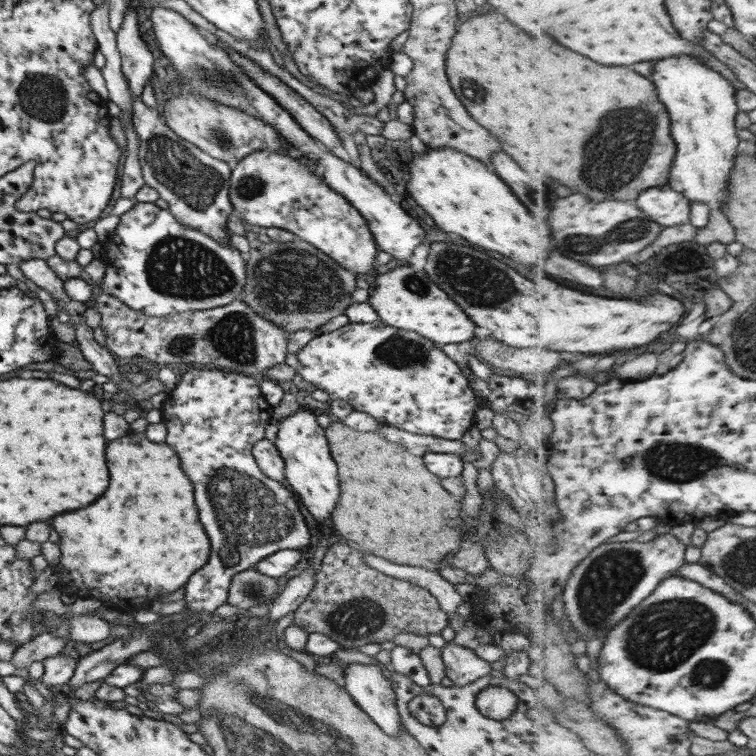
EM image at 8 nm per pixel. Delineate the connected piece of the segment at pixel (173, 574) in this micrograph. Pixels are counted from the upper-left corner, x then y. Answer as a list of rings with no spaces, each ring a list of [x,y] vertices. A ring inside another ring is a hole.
[[[128,432],[118,440],[112,440],[106,448],[106,460],[108,460],[108,470],[110,470],[110,486],[108,490],[100,496],[100,500],[96,500],[94,504],[90,504],[84,510],[78,512],[68,512],[62,516],[56,516],[52,520],[52,528],[60,534],[61,557],[59,559],[62,564],[62,569],[57,569],[56,574],[59,579],[58,585],[71,588],[80,595],[96,598],[106,602],[105,606],[128,606],[130,602],[137,608],[147,607],[149,603],[156,598],[162,597],[166,592],[173,593],[180,588],[183,588],[188,580],[197,573],[204,565],[207,564],[210,558],[210,542],[202,524],[198,522],[198,510],[194,504],[194,492],[192,492],[192,484],[190,480],[184,476],[182,468],[180,468],[180,460],[176,456],[176,452],[172,452],[172,448],[166,446],[166,442],[155,443],[146,438],[145,433]]]

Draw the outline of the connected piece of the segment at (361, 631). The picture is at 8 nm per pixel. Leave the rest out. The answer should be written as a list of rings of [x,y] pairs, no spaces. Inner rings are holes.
[[[336,539],[329,546],[322,558],[322,568],[315,572],[314,587],[310,589],[308,597],[293,611],[294,621],[292,626],[302,626],[308,634],[321,632],[334,640],[340,647],[357,650],[367,644],[392,641],[394,636],[409,632],[418,636],[430,636],[440,634],[446,626],[449,626],[448,614],[446,614],[438,601],[428,590],[404,580],[386,576],[378,570],[368,566],[354,548],[346,546],[344,540]]]

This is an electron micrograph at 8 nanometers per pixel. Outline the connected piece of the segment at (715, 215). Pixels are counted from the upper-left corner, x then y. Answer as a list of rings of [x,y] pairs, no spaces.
[[[715,207],[712,211],[710,224],[699,228],[695,240],[703,245],[721,242],[725,245],[738,240],[737,228],[722,208]]]

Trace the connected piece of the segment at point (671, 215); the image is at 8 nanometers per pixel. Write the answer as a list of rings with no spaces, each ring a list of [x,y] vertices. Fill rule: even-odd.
[[[671,184],[649,188],[640,195],[636,202],[639,204],[640,209],[648,213],[649,220],[654,219],[654,221],[665,227],[692,222],[693,201],[684,193],[678,192]]]

